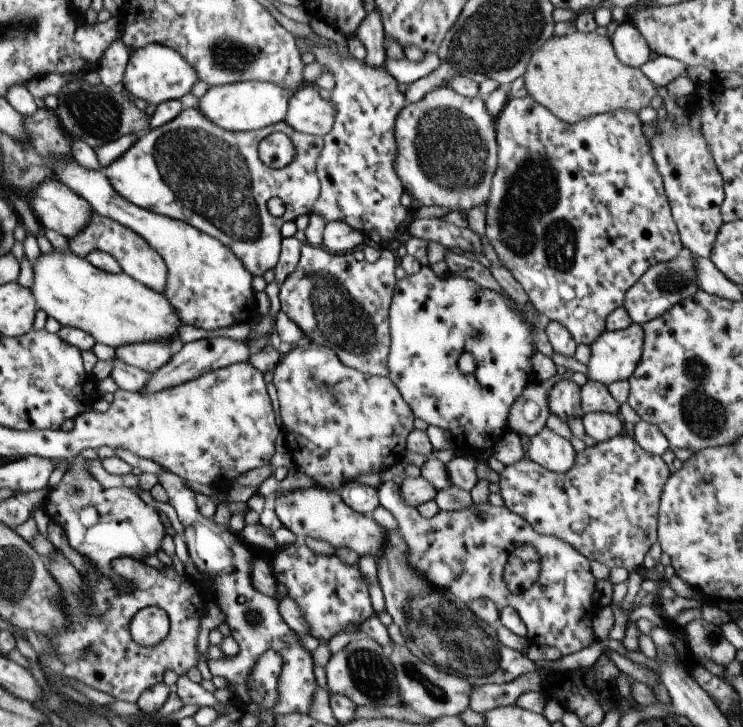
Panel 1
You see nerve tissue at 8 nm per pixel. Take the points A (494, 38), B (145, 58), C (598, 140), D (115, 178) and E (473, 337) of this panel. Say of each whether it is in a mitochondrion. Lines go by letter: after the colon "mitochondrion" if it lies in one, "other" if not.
A: mitochondrion
B: other
C: other
D: other
E: mitochondrion

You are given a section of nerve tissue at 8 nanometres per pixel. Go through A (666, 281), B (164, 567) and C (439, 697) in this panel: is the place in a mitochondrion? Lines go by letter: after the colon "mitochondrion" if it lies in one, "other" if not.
A: mitochondrion
B: other
C: mitochondrion

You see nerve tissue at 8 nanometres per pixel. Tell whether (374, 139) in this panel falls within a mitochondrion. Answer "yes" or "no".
no

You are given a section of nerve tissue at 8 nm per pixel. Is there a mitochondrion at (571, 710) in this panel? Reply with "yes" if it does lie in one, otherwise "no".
no

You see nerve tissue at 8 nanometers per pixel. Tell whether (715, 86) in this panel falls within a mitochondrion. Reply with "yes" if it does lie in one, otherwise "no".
no

